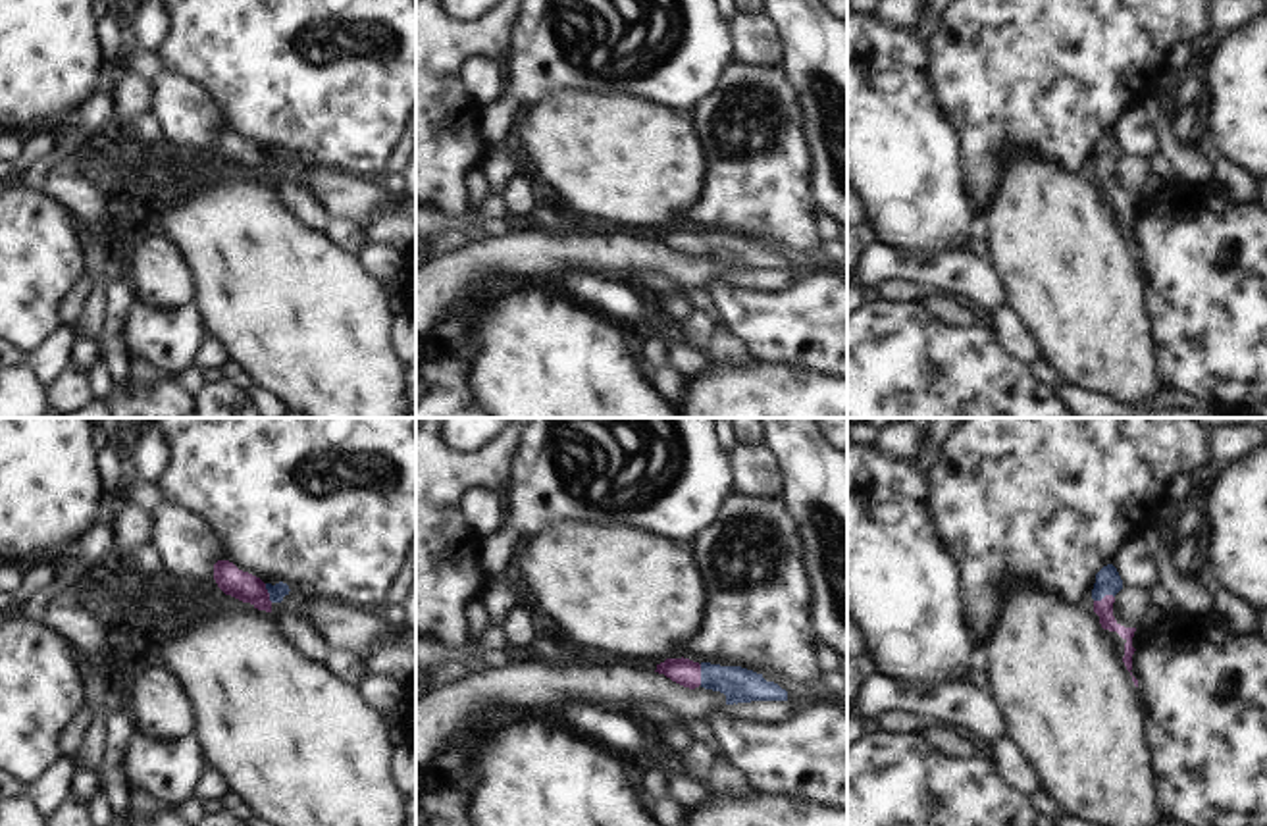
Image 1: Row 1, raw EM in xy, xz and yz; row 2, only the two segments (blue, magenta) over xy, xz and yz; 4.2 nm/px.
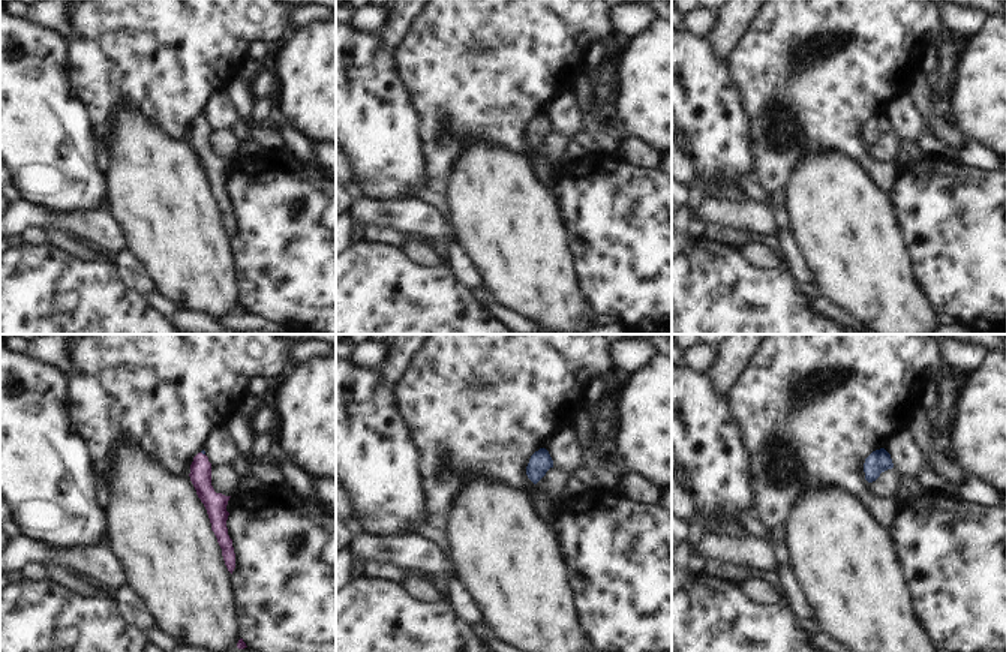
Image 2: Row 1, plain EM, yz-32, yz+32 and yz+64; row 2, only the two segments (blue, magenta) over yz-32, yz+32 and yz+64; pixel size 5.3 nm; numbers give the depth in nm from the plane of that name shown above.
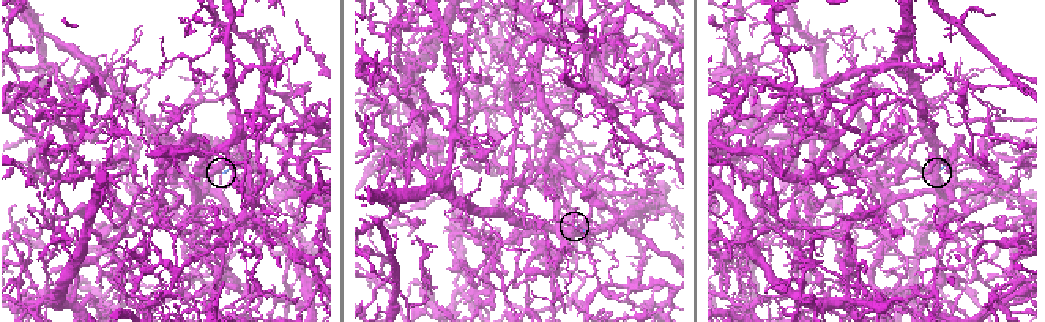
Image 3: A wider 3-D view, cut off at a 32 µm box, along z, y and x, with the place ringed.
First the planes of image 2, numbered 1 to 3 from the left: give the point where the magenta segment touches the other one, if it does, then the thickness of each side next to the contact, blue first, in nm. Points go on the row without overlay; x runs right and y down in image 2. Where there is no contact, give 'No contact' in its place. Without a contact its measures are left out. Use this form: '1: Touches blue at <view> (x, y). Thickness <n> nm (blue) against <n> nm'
1: Touches blue at yz-32 (203, 117). Thickness 20 nm (blue) against 110 nm
2: No contact
3: No contact.

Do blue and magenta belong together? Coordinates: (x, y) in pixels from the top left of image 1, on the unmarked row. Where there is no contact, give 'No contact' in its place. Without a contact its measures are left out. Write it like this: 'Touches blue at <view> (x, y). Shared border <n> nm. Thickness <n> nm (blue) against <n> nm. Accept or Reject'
Touches blue at xz (701, 243). Shared border 90 nm. Thickness 150 nm (blue) against 120 nm. Accept.

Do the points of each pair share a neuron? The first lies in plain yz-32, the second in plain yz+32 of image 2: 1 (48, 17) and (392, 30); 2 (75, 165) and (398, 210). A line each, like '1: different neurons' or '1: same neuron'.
1: different neurons
2: different neurons

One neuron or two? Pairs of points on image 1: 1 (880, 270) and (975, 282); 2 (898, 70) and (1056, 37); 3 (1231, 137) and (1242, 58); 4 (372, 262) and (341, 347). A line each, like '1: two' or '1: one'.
1: one
2: two
3: one
4: two

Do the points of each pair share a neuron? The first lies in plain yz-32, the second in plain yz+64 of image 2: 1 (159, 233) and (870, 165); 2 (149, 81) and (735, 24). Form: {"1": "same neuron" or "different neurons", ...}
{"1": "different neurons", "2": "different neurons"}

